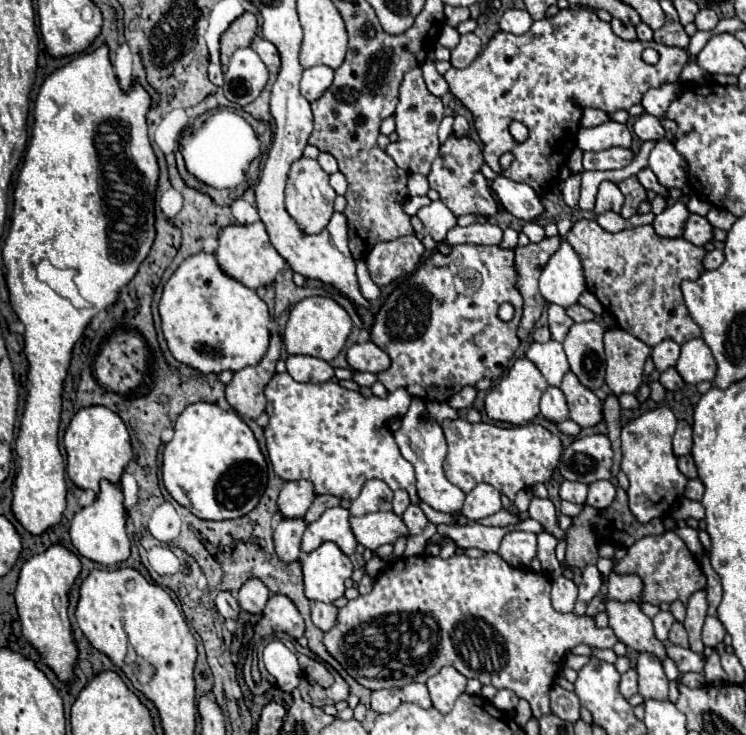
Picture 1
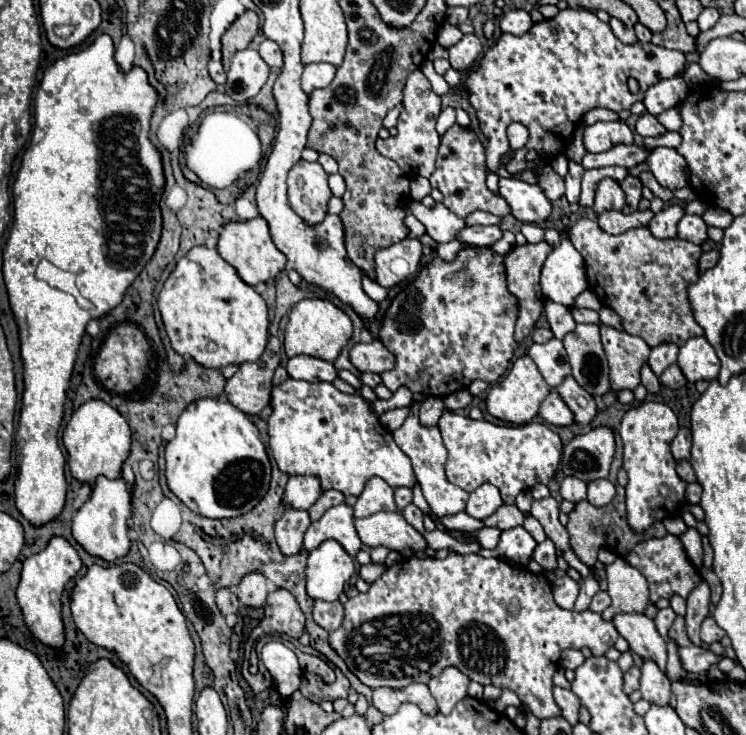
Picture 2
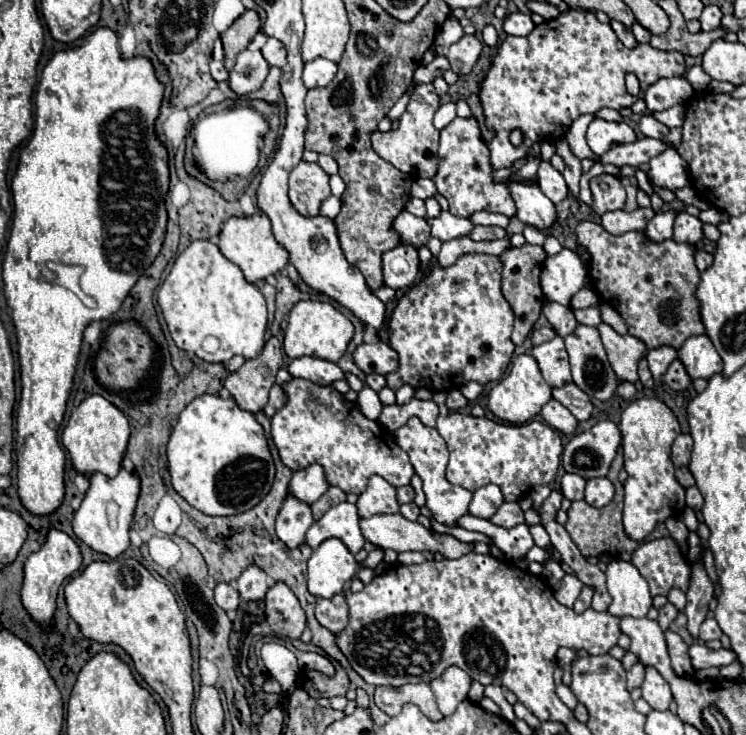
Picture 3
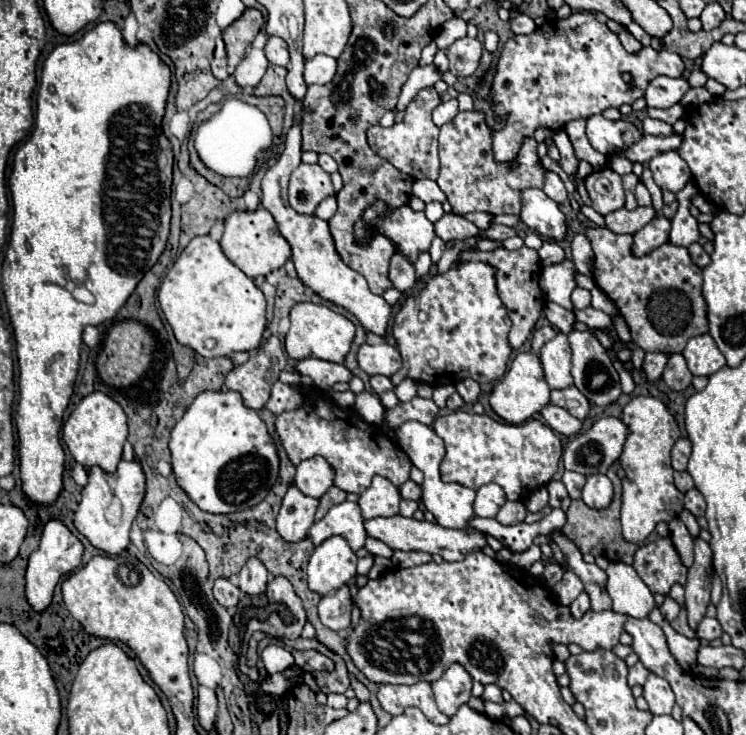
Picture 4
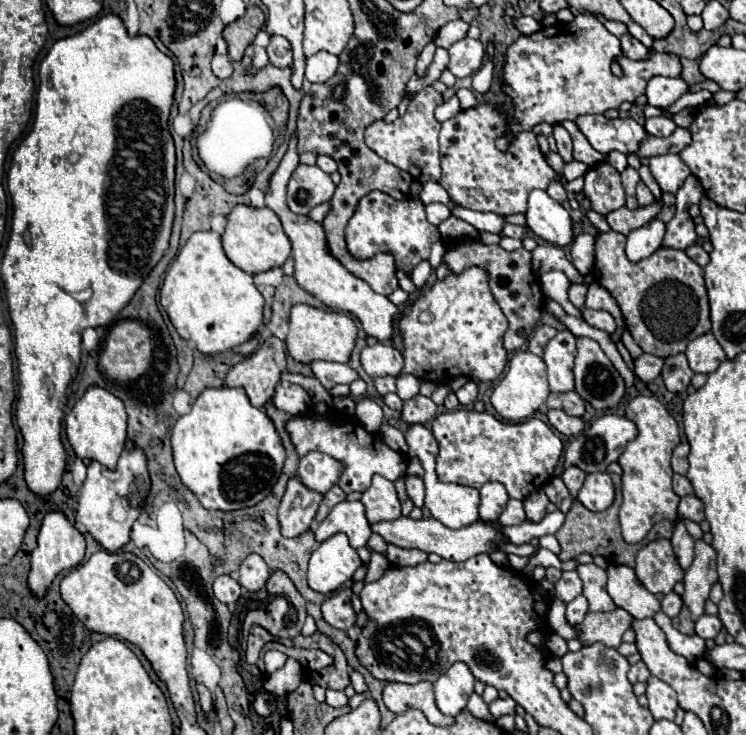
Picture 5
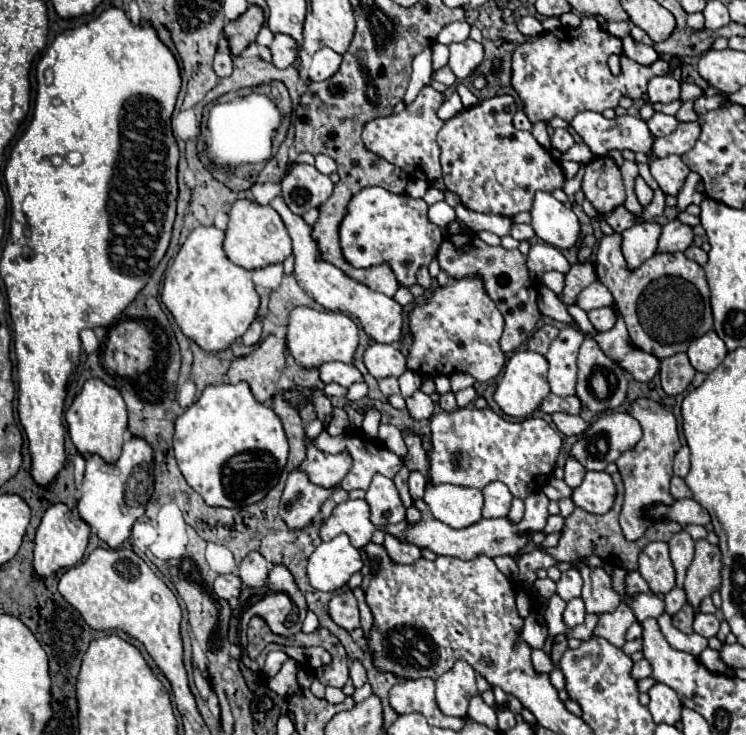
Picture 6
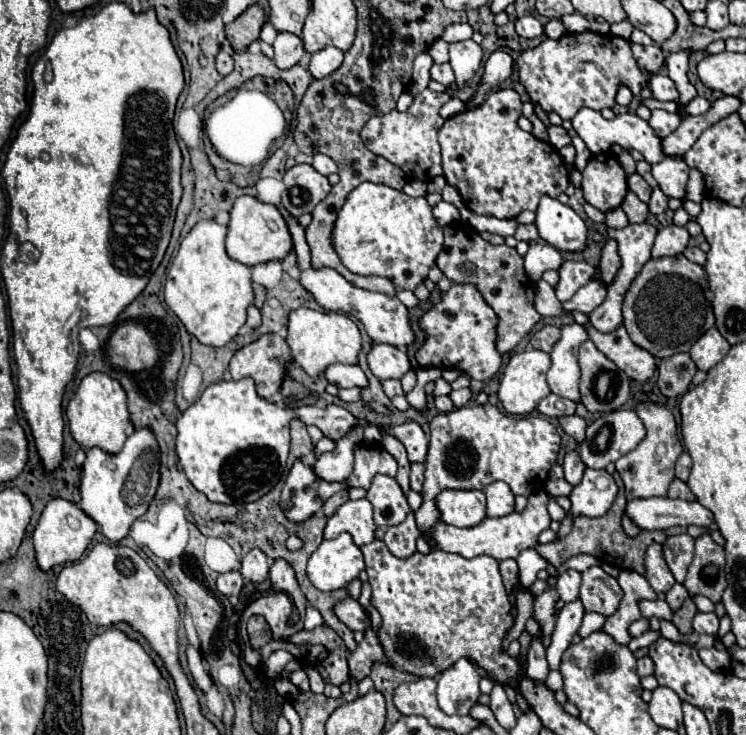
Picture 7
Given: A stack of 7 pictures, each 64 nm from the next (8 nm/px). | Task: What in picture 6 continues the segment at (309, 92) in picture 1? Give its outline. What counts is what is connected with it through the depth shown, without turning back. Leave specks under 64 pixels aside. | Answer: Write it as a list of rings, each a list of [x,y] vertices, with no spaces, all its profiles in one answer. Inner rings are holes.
[[[322,48],[312,56],[308,78],[314,82],[322,82],[332,74],[336,74],[336,70],[340,68],[340,62],[342,62],[342,56],[338,52],[334,52],[332,48]]]

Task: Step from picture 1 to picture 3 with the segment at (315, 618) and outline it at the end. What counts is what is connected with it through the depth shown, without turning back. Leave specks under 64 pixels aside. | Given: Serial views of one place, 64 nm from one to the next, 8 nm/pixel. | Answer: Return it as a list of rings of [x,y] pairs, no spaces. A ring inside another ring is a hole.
[[[348,581],[340,594],[324,600],[320,598],[316,604],[316,618],[318,622],[328,628],[330,632],[338,634],[348,624],[348,604],[346,604],[346,592],[350,589],[351,581]]]

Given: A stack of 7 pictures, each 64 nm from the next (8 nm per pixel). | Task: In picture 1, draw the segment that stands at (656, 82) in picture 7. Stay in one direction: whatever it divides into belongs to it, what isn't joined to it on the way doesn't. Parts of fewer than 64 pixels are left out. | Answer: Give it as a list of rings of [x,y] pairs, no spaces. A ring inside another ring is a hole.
[[[670,82],[670,84],[662,84],[658,88],[650,88],[644,98],[642,98],[642,106],[646,108],[648,114],[662,118],[666,114],[666,108],[670,106],[670,100],[674,100],[674,96],[678,96],[678,92],[682,92],[682,82]]]

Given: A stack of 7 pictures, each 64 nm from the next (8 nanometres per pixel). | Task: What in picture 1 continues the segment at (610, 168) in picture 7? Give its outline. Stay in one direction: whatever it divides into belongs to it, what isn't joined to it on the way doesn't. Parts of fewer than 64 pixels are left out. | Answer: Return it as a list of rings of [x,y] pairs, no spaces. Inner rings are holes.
[[[602,182],[600,190],[598,190],[598,196],[596,196],[594,212],[596,214],[608,212],[608,210],[620,212],[622,204],[624,204],[624,194],[620,192],[620,188],[614,182]]]

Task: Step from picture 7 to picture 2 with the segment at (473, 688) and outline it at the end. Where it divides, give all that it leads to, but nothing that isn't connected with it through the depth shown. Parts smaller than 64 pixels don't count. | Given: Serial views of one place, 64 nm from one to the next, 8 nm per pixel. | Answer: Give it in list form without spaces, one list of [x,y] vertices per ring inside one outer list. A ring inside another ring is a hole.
[[[454,666],[446,668],[440,676],[432,678],[428,682],[428,688],[430,688],[432,696],[436,698],[438,710],[442,714],[450,714],[452,708],[456,706],[456,702],[460,702],[466,696],[468,682],[470,682],[470,678]]]

